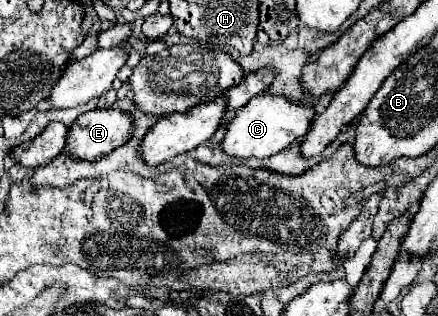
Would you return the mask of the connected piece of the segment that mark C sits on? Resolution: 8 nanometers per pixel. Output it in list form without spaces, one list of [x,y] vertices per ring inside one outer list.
[[[258,94],[236,112],[232,122],[228,122],[222,148],[228,156],[234,156],[234,158],[274,156],[280,150],[288,148],[294,140],[304,138],[304,134],[310,130],[312,118],[314,118],[314,108],[310,106],[292,102],[290,98],[284,98],[280,94]]]

